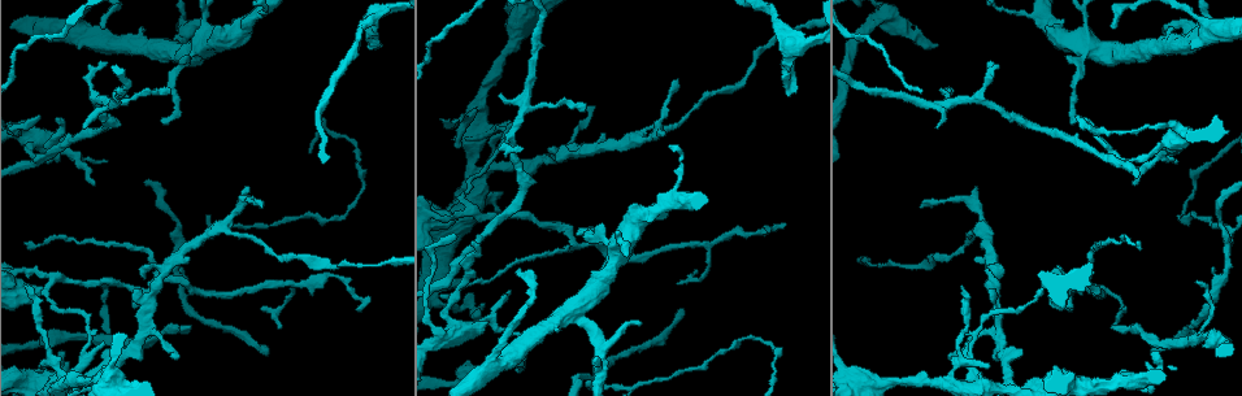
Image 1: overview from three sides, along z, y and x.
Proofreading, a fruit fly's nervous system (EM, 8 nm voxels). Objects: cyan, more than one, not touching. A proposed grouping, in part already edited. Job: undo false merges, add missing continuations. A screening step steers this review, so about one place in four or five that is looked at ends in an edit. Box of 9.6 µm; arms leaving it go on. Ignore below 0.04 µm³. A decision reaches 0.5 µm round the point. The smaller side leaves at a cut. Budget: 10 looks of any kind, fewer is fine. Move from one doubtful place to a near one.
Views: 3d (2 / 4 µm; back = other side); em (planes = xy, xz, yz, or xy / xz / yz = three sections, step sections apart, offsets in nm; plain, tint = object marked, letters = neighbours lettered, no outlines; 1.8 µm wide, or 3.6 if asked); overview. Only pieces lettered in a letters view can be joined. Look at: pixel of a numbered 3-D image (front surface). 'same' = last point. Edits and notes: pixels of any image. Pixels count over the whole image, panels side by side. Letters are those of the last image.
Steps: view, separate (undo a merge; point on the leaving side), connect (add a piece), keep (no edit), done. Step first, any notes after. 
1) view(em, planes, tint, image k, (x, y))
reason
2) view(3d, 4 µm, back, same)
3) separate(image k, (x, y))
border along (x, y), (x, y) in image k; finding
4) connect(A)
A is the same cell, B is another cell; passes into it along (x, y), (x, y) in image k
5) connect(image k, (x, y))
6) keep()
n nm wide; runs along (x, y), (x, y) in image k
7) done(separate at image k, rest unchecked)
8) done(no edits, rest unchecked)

view(em, planes, letters, image 1, (935, 127))
tapers out

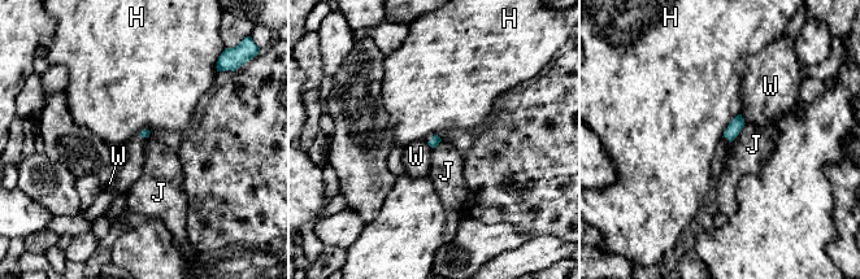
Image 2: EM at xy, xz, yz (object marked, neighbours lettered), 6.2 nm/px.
keep()
H, J and W are other cells; border along (738, 113), (721, 136) in image 2; no lettered piece goes on from it

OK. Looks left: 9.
view(3d, 4 µm, image 1, (991, 63))
free end

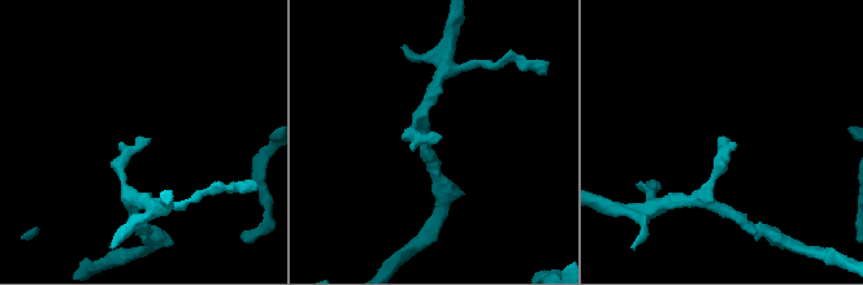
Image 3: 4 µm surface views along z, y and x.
view(em, planes, letters, image 3, (725, 138))

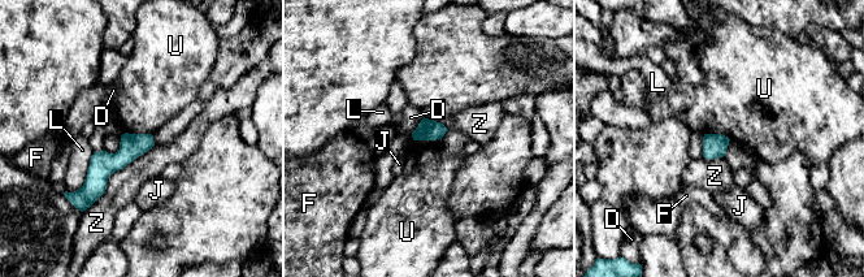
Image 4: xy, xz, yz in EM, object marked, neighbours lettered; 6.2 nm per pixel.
keep()
D, F, J, L, U and Z are other cells; border along (441, 138), (413, 141) in image 4; none of them fits

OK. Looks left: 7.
view(em, yz, step 16, plain, image 1, (332, 221))
sharp bend

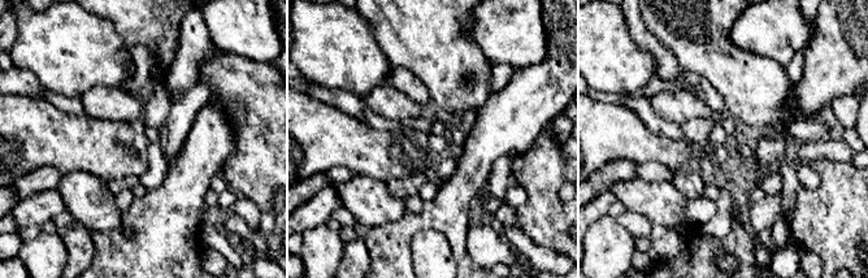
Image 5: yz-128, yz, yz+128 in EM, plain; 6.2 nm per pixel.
view(em, yz, step 16, tint, same)

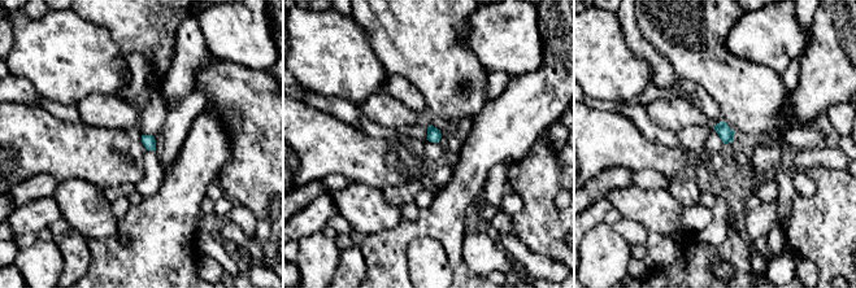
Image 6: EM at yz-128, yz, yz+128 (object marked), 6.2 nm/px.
view(em, yz, step 16, letters, same)

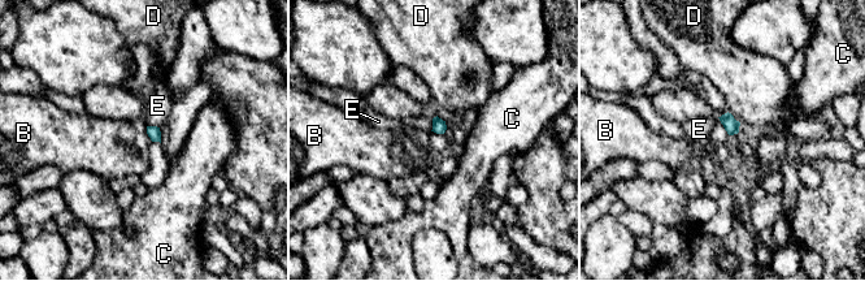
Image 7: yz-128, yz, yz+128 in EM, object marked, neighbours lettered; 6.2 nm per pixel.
keep()
B, C, D and E are other cells; border along (146, 126), (146, 133), (152, 141) in image 7; one neuron here

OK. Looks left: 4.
view(3d, 2 µm, image 1, (267, 349))
tapers out

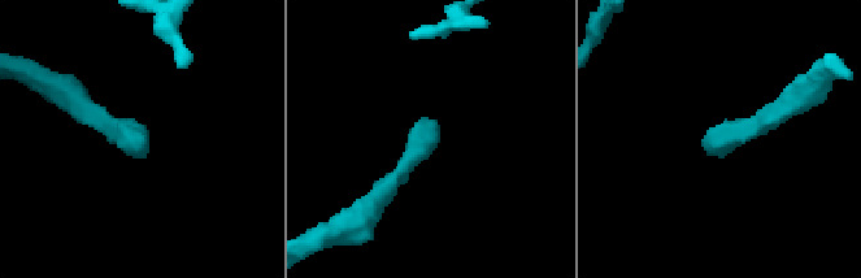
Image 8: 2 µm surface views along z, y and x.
view(em, xy, step 4, tint, image 8, (142, 146))
need the tissue

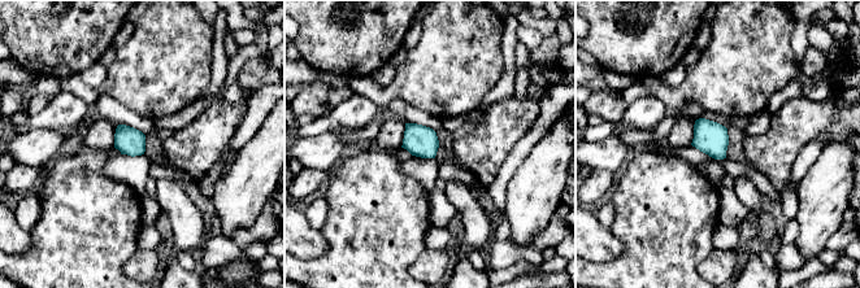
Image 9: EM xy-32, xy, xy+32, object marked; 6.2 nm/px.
view(em, planes, letters, same)
another direction

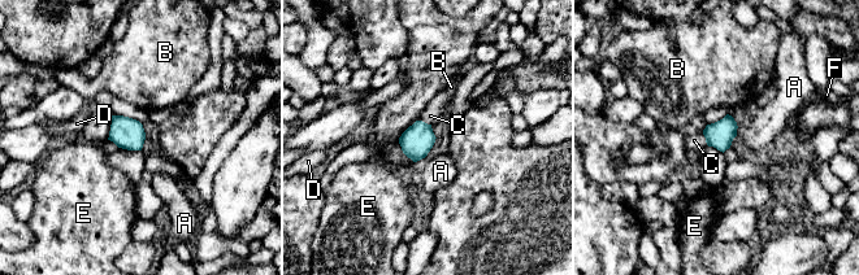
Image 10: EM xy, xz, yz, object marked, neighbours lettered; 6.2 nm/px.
connect(C)
C is the same cell, A, B, D, E and F are other cells; passes into it along (720, 134), (705, 136), (694, 140) in image 10; it goes on there

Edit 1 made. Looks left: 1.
done(connect at image 10, rest unchecked)

